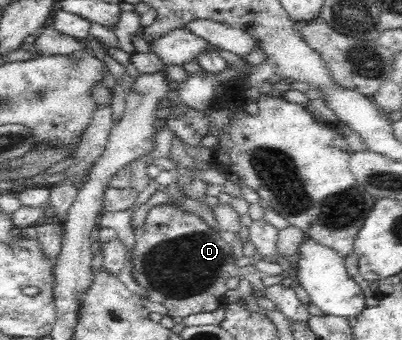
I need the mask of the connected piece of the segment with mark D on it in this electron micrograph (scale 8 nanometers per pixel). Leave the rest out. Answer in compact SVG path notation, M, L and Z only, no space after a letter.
M174 204L156 205L146 215L142 227L135 230L132 228L134 237L132 272L139 286L147 290L149 300L162 304L168 309L168 315L172 318L185 318L192 314L214 312L227 304L224 302L224 295L228 291L226 284L230 278L239 277L239 269L235 265L229 237L217 228L207 225L202 218Z

